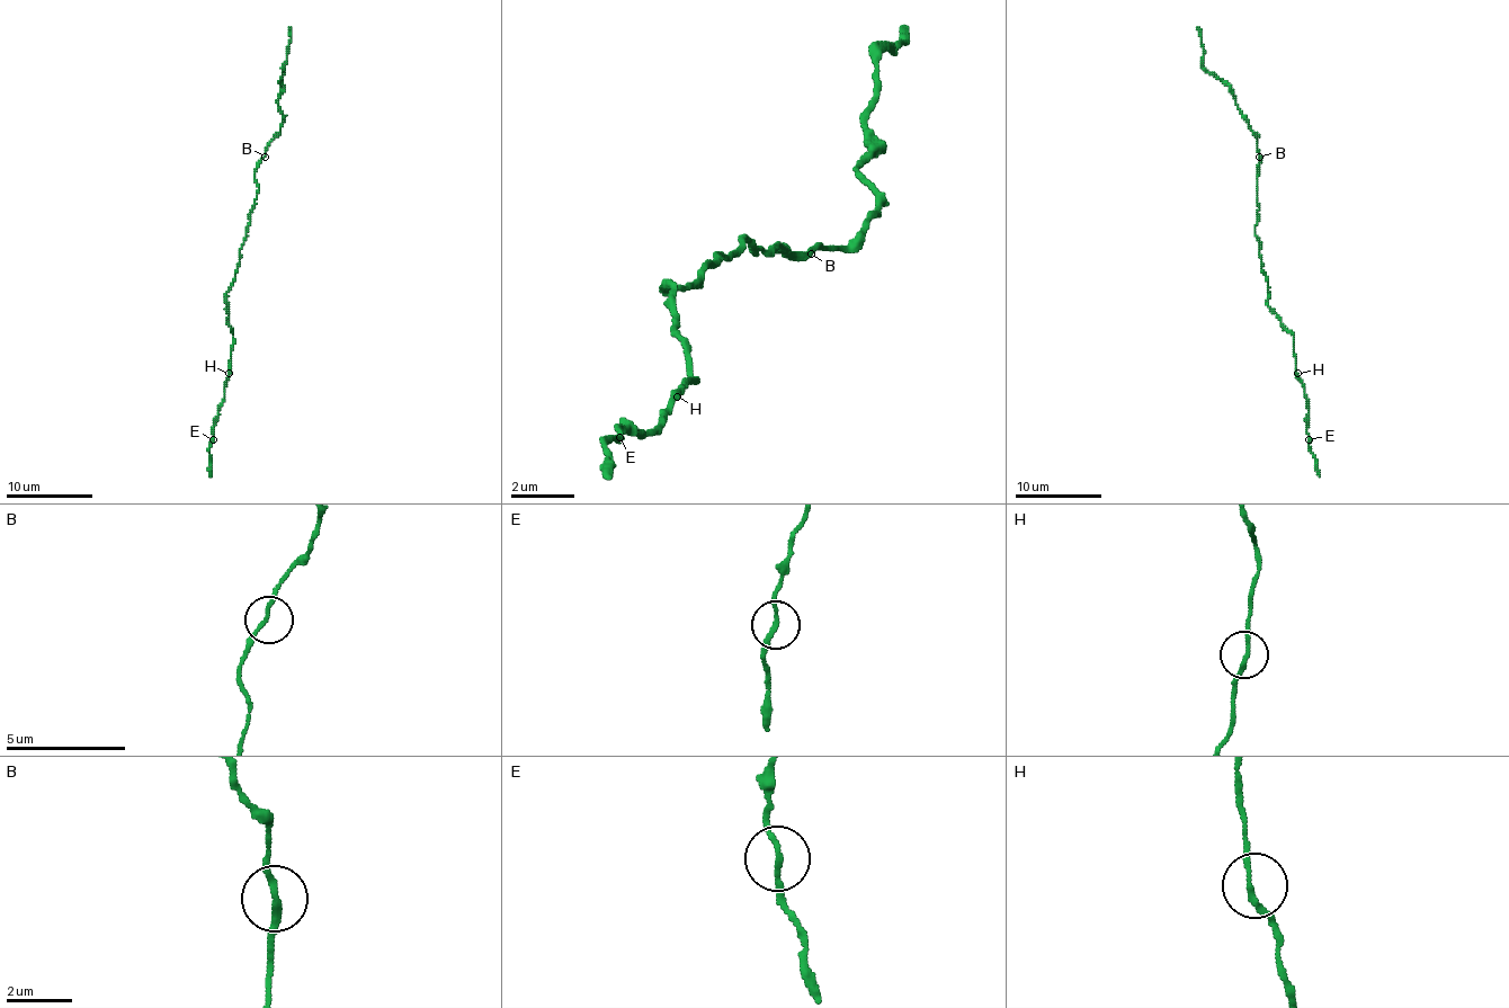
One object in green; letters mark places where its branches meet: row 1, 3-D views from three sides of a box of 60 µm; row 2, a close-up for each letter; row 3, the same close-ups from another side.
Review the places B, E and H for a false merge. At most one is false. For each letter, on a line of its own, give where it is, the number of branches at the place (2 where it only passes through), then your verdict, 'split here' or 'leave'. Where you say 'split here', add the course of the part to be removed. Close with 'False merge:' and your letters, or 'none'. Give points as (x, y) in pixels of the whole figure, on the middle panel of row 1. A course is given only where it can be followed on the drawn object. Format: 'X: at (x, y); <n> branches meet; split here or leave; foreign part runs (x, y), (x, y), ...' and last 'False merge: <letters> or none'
B: at (811, 253); 2 branches meet; leave
E: at (619, 437); 2 branches meet; leave
H: at (677, 397); 2 branches meet; leave
False merge: none

